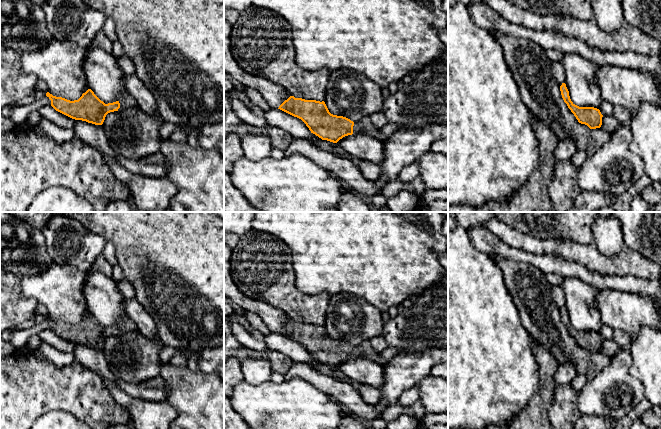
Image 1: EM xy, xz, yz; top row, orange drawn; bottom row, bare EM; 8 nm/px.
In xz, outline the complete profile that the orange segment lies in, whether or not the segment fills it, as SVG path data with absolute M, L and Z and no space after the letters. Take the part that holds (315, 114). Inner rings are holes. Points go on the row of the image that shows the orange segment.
M290 96L278 109L301 119L311 133L322 140L337 143L343 137L352 134L370 135L383 142L388 140L369 116L353 122L346 117L331 114L324 101L305 100Z

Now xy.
M88 89L78 100L70 101L46 93L51 100L51 106L58 112L75 120L82 120L95 125L102 125L110 112L120 112L128 108L139 107L137 100L129 93L121 100L105 104L91 89Z

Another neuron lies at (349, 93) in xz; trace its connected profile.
M346 68L330 72L324 102L331 114L356 122L364 116L381 112L383 101L381 87L367 79L362 73Z

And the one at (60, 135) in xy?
M46 118L41 119L39 127L44 134L48 135L52 140L59 144L66 143L75 138L73 129L61 128Z

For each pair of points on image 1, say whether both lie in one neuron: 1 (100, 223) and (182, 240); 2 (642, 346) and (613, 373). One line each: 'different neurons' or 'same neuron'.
1: same neuron
2: different neurons

